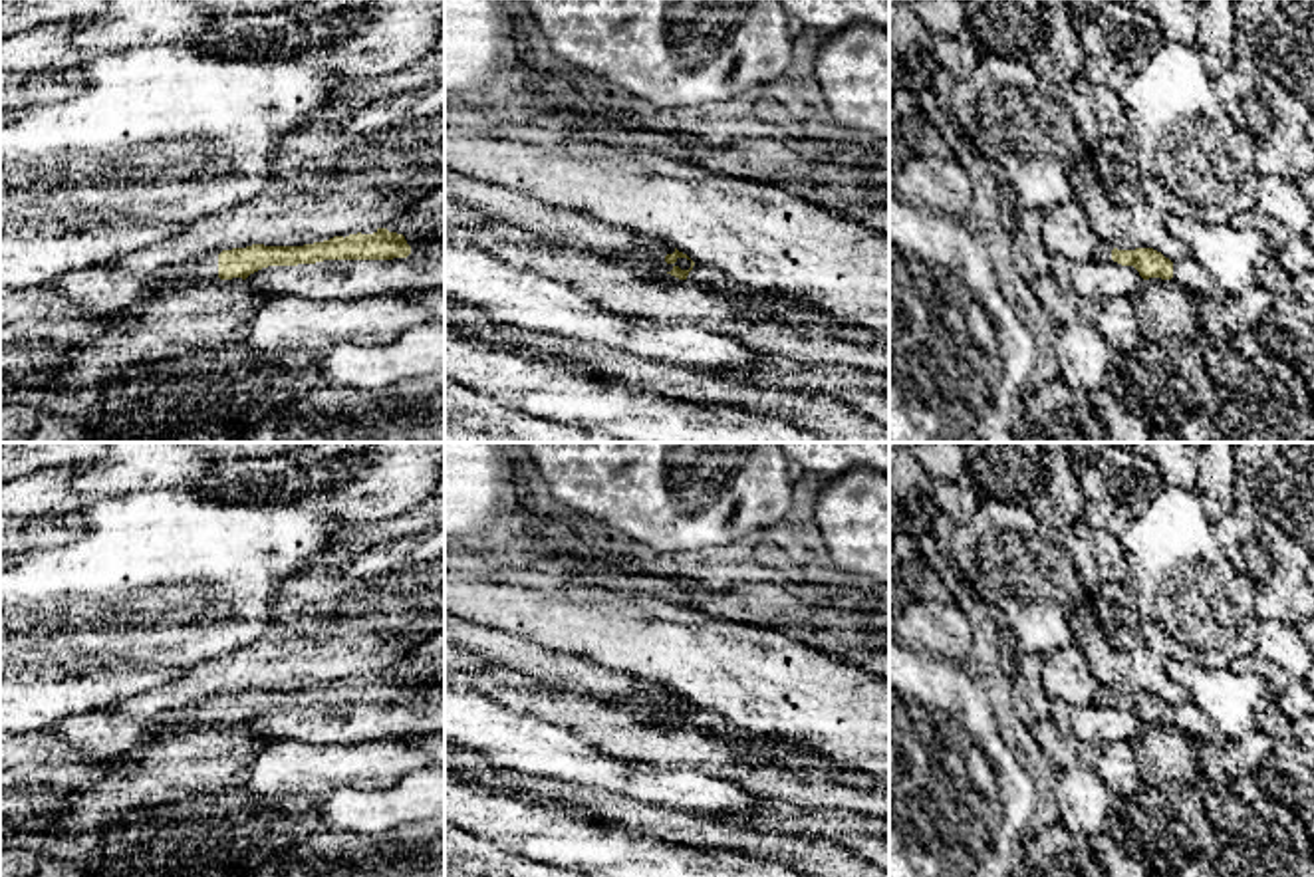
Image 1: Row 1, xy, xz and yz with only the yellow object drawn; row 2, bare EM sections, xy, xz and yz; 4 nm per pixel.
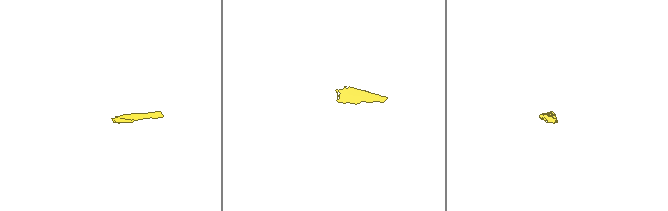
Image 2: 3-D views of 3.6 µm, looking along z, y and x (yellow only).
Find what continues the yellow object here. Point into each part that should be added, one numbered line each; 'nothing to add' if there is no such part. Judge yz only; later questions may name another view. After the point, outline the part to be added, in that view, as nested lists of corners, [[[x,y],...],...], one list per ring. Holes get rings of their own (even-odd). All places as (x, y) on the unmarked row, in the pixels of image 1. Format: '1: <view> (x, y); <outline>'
1: yz (1187, 717); [[[1185,700],[1173,706],[1171,724],[1183,730],[1195,744],[1213,742],[1231,748],[1231,742],[1217,730],[1213,720],[1193,700]]]

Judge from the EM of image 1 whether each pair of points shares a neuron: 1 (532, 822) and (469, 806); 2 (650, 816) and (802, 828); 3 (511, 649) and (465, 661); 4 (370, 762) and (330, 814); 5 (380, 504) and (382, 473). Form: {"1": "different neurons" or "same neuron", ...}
{"1": "same neuron", "2": "different neurons", "3": "different neurons", "4": "different neurons", "5": "same neuron"}

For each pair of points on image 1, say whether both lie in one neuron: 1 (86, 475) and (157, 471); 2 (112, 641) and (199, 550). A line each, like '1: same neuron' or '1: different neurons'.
1: same neuron
2: same neuron

